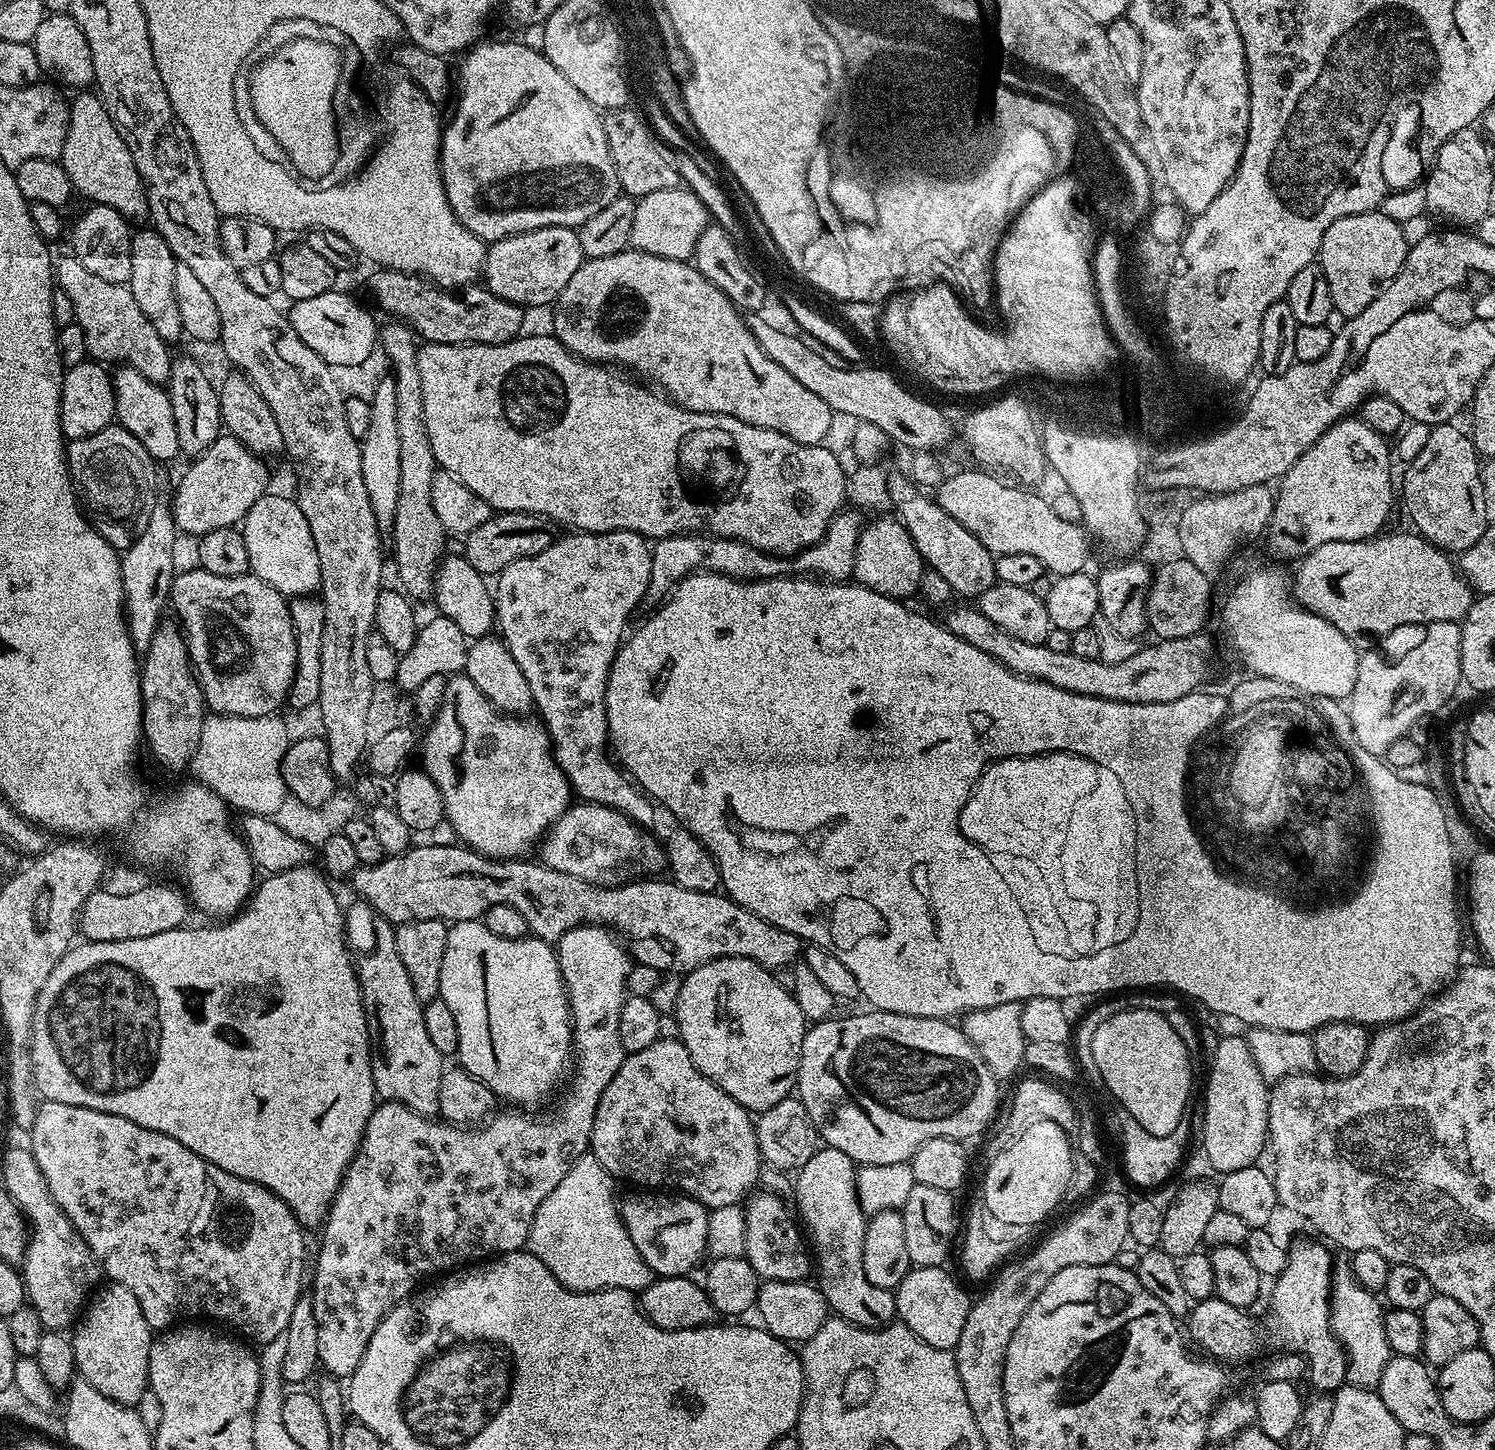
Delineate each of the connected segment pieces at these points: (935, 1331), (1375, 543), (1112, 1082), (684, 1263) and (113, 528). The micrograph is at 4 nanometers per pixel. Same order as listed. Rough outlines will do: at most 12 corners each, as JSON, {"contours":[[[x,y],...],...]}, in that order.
{"contours":[[[913,1267],[896,1315],[922,1342],[955,1349],[972,1308],[947,1267]],[[1415,531],[1326,542],[1294,599],[1353,638],[1463,621],[1453,557]],[[1131,1008],[1096,1031],[1103,1087],[1152,1132],[1189,1107],[1189,1045]],[[679,1194],[623,1197],[630,1242],[657,1277],[708,1252],[709,1209]],[[113,422],[67,445],[88,523],[117,553],[146,530],[157,461]]]}

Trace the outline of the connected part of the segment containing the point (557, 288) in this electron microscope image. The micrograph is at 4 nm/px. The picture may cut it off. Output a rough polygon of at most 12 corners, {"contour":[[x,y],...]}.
{"contour":[[551,224],[491,241],[482,280],[498,299],[548,306],[585,259]]}

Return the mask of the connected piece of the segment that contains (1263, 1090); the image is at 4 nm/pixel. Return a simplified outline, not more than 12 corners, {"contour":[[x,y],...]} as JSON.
{"contour":[[1224,1036],[1204,1092],[1213,1173],[1265,1155],[1269,1081],[1247,1039]]}

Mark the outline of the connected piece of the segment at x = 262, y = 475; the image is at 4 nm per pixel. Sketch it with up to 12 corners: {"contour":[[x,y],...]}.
{"contour":[[220,435],[170,507],[193,538],[239,525],[269,491],[267,463]]}

